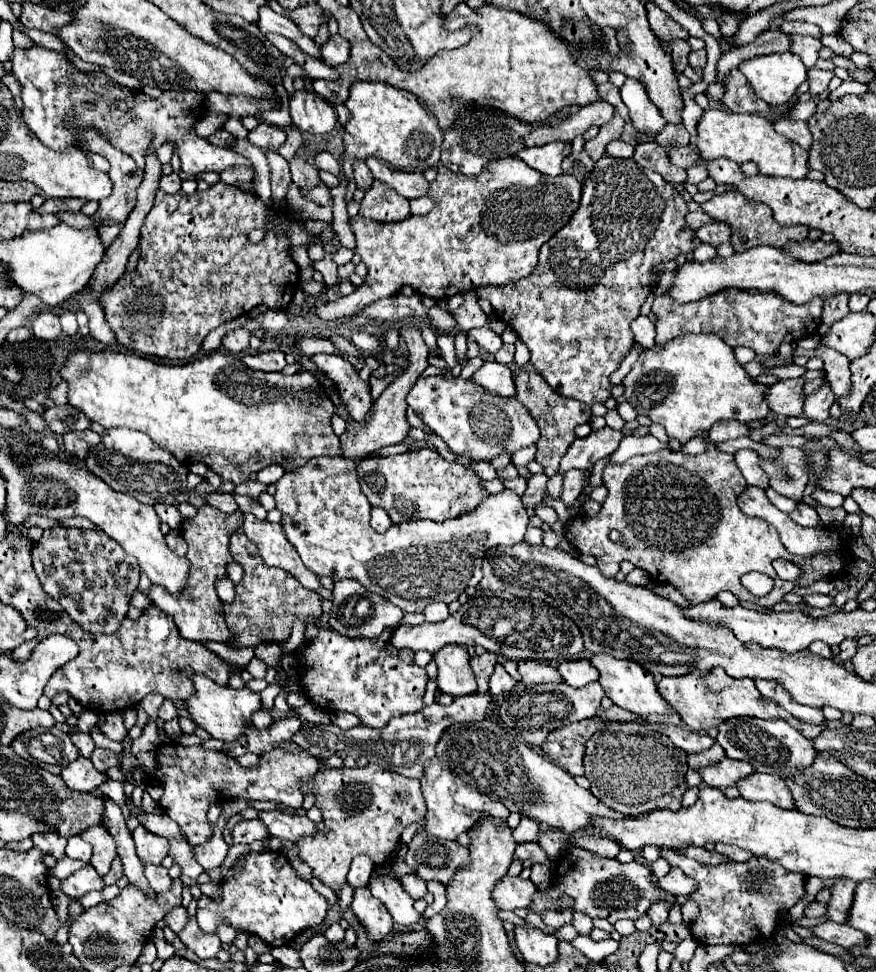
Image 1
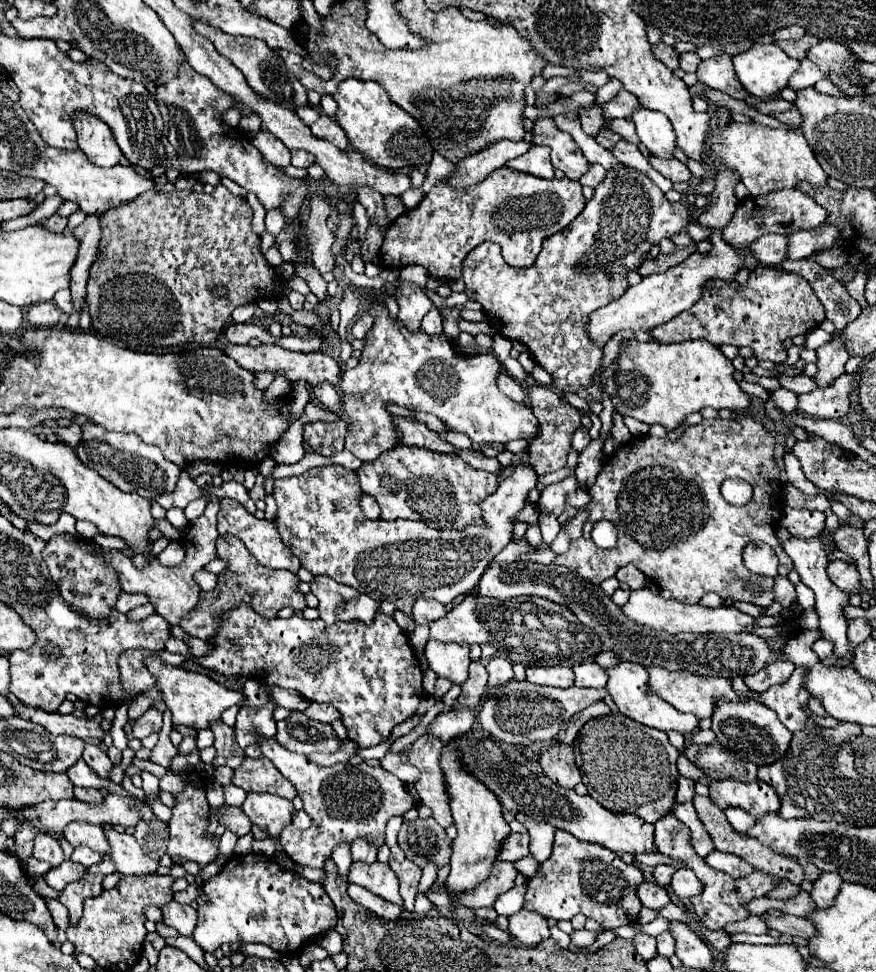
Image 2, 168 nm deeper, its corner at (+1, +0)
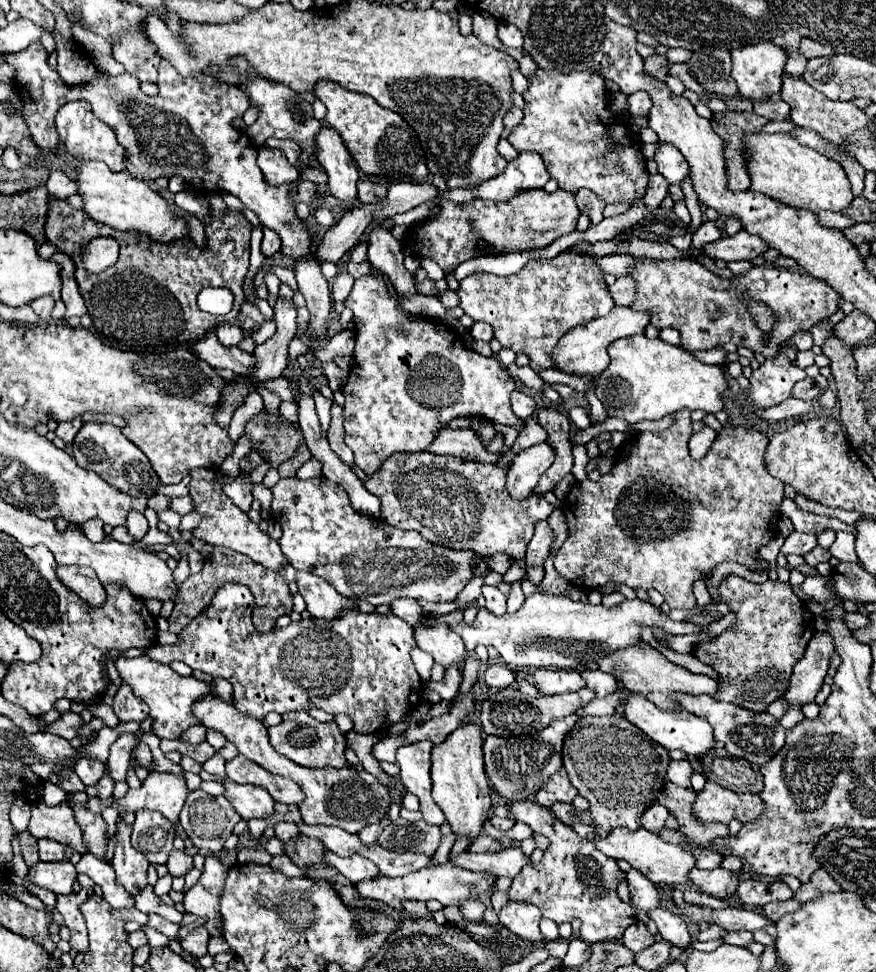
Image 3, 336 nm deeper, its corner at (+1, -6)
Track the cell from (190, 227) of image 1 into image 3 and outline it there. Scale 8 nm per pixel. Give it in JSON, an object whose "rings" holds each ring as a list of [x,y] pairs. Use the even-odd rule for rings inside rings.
{"rings":[[[51,198],[51,212],[47,214],[47,240],[55,242],[59,250],[71,252],[71,256],[79,252],[81,260],[93,238],[111,236],[119,242],[121,254],[111,268],[99,274],[87,274],[81,262],[75,270],[75,278],[87,304],[87,314],[93,320],[93,330],[101,340],[107,342],[107,346],[135,352],[183,348],[187,342],[199,342],[221,322],[237,318],[245,304],[241,282],[249,270],[249,234],[251,222],[243,212],[231,208],[225,212],[209,212],[209,222],[205,222],[205,246],[197,246],[187,236],[171,242],[157,242],[143,232],[121,232],[91,220],[83,210],[73,210],[63,200]],[[205,286],[223,286],[235,294],[235,306],[227,316],[219,318],[197,308],[197,294]]]}

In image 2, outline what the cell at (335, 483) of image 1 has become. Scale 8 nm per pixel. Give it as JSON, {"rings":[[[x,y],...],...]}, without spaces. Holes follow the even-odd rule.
{"rings":[[[531,462],[517,464],[495,494],[481,504],[483,526],[447,532],[433,530],[425,522],[365,518],[359,506],[361,486],[357,474],[339,464],[331,464],[275,482],[275,526],[285,546],[291,548],[301,560],[301,566],[311,574],[327,574],[339,584],[363,590],[363,594],[379,602],[387,600],[405,614],[411,614],[415,598],[433,598],[441,604],[451,604],[457,596],[479,584],[493,556],[509,544],[513,518],[525,506],[527,494],[535,488],[537,480]]]}

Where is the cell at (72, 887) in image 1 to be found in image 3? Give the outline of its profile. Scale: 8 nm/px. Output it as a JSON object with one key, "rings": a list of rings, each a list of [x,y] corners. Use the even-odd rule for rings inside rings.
{"rings":[[[69,860],[63,862],[37,862],[29,868],[27,876],[33,884],[47,888],[55,894],[69,894],[77,880],[77,870]]]}

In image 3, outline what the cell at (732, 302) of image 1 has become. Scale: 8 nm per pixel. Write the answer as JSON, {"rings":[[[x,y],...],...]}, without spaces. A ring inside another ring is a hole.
{"rings":[[[637,260],[637,270],[631,272],[637,282],[637,306],[653,312],[651,324],[659,330],[673,328],[681,334],[681,348],[687,352],[711,350],[719,344],[733,342],[755,354],[773,358],[779,346],[799,330],[809,330],[817,322],[837,312],[839,294],[819,278],[791,272],[773,266],[753,266],[749,272],[735,278],[721,278],[695,260]],[[745,298],[763,302],[779,318],[773,324],[771,336],[759,332]]]}

